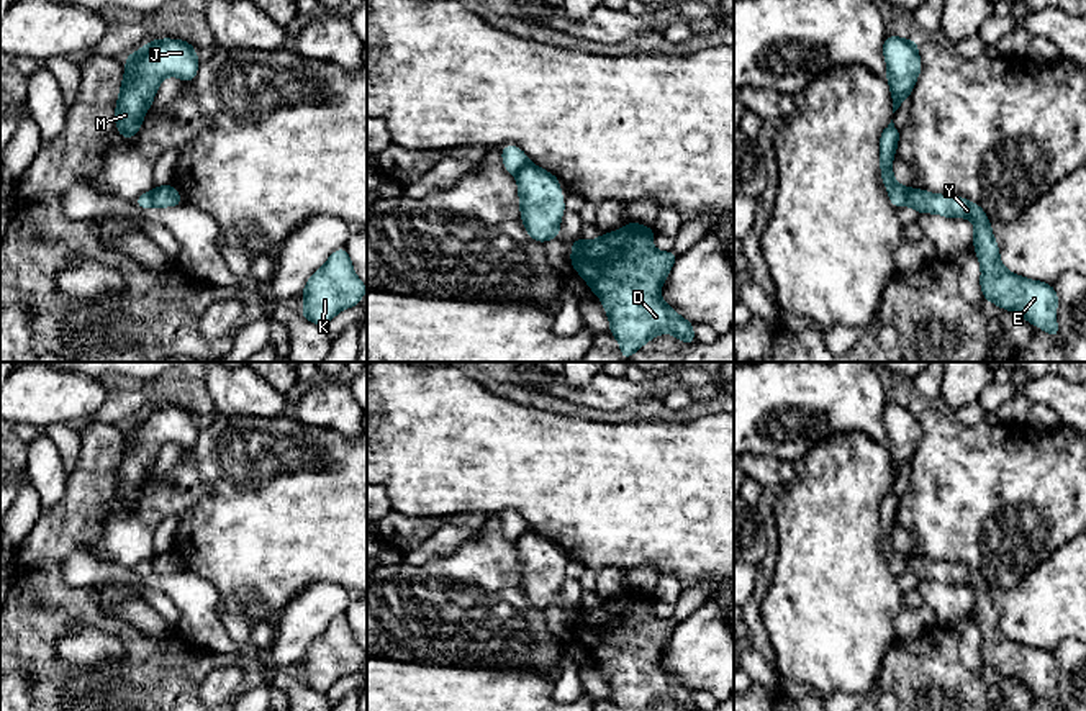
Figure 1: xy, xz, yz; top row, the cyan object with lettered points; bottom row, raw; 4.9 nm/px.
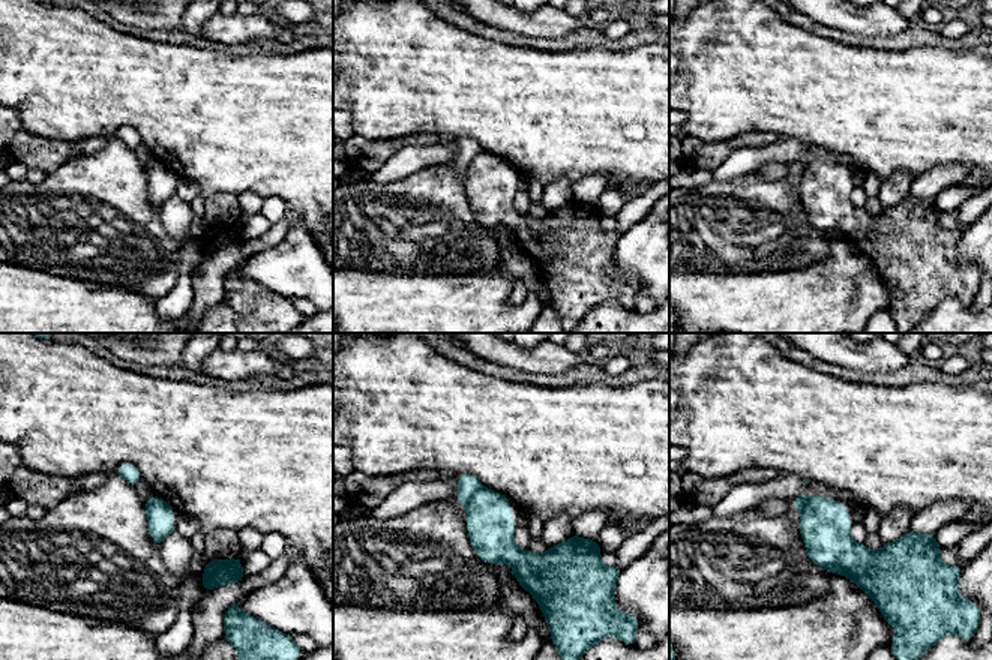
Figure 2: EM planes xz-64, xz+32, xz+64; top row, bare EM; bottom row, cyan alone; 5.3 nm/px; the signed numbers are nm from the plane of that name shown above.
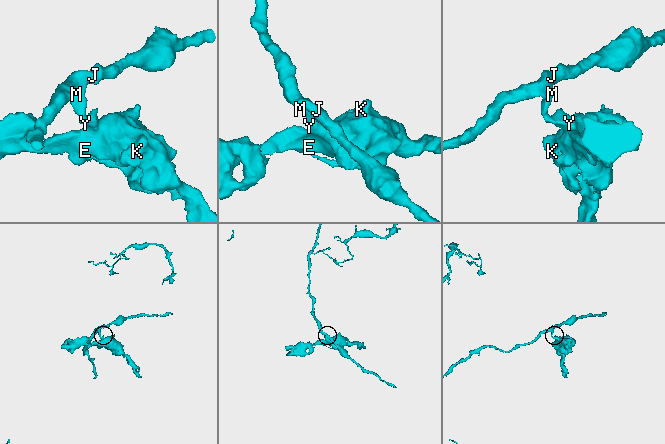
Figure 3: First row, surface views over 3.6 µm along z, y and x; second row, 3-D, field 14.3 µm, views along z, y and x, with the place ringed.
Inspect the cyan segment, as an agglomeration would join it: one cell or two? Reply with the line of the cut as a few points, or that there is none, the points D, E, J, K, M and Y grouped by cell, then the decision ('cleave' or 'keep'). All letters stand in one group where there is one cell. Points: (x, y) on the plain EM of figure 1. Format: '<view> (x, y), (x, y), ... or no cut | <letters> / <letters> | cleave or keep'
xy (154, 557), (153, 572) | D E K Y / J M | cleave

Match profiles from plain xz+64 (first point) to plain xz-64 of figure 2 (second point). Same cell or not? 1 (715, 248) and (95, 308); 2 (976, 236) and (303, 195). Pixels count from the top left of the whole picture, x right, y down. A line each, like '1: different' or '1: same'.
1: different
2: different

